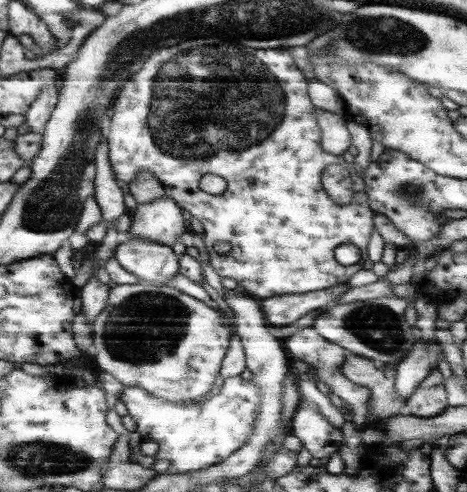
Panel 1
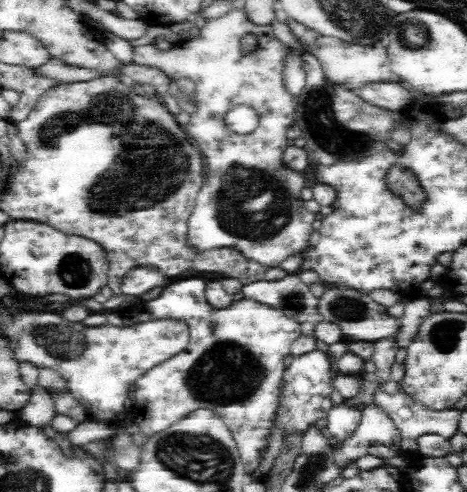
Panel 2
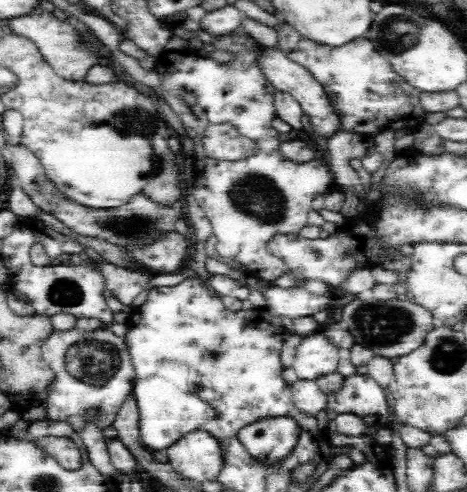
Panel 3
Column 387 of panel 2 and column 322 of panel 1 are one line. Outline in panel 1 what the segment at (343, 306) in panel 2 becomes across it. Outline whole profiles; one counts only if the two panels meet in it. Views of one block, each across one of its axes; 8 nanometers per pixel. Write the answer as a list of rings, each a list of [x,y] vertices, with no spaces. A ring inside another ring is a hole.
[[[373,298],[365,302],[347,302],[347,304],[333,304],[331,308],[323,310],[315,316],[311,328],[333,346],[347,350],[359,358],[371,362],[383,362],[395,366],[399,360],[407,356],[407,352],[415,344],[413,330],[407,328],[403,320],[403,310],[407,306],[407,298]]]

